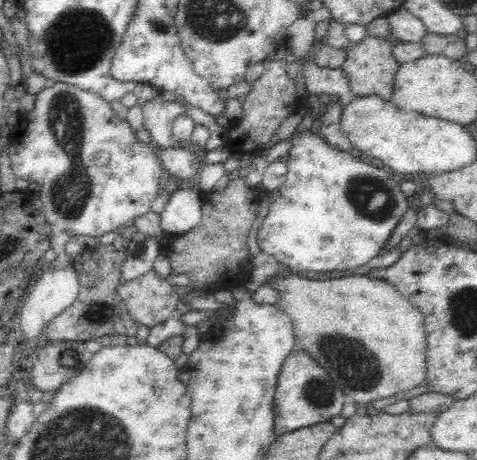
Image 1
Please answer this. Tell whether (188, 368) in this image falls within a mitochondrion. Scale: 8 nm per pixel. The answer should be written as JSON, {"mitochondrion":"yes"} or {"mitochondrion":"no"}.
{"mitochondrion":"no"}

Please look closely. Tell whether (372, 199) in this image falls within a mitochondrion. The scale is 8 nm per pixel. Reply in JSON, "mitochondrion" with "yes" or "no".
{"mitochondrion":"yes"}

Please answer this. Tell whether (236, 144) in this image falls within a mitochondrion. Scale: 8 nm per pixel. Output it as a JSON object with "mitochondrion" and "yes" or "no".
{"mitochondrion":"no"}

